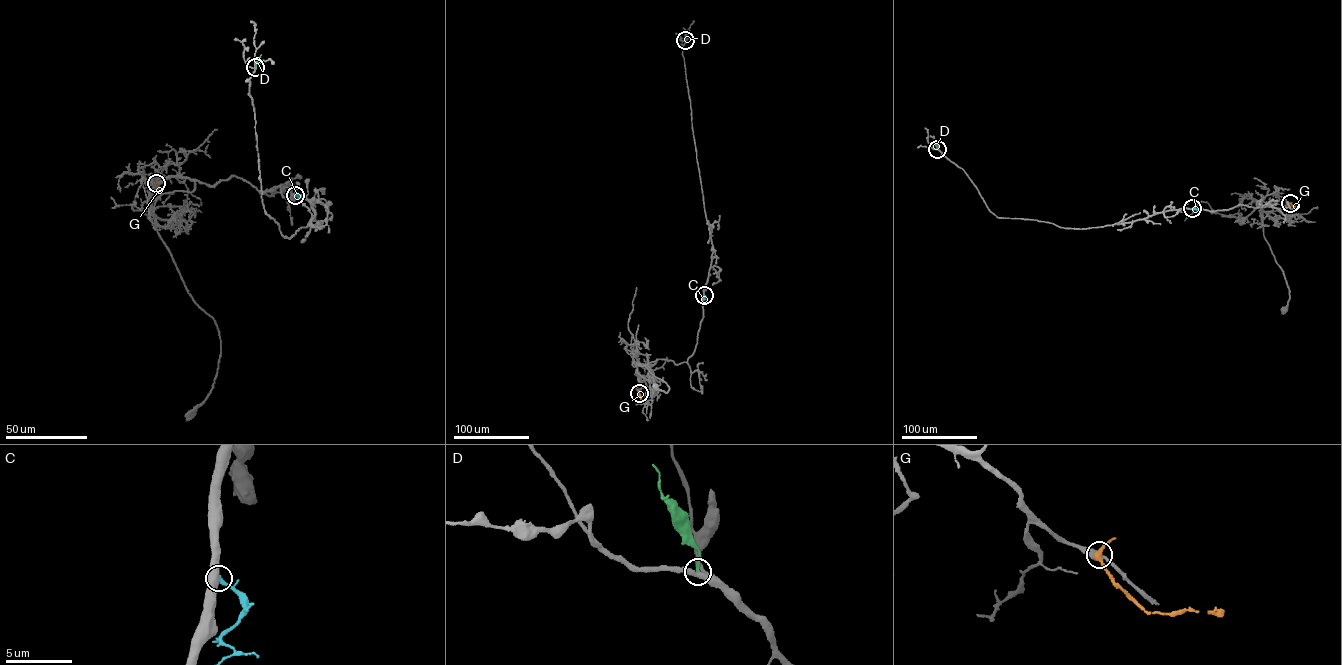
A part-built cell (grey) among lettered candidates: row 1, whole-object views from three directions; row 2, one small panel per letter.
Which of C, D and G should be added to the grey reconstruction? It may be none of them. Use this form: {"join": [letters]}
{"join": []}

